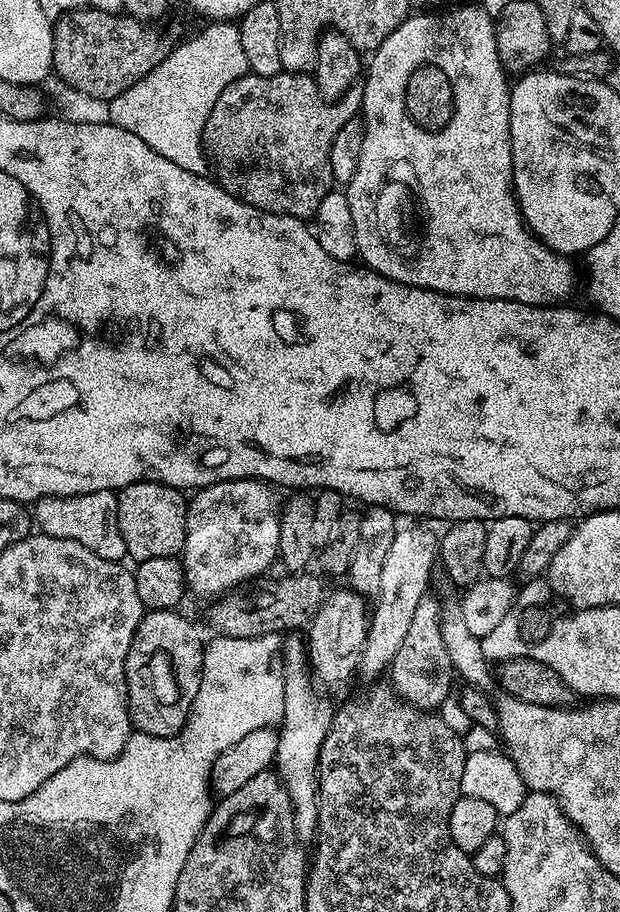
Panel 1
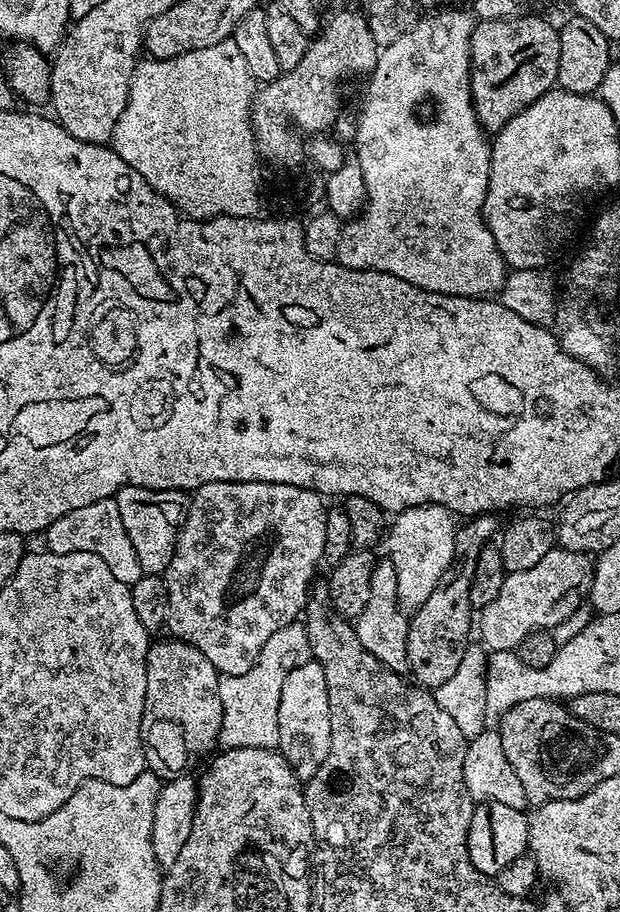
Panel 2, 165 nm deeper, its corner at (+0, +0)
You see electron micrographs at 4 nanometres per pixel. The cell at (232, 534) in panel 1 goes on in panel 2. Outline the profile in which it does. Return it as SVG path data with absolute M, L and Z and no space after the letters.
M216 480L191 493L188 514L184 518L184 524L180 527L180 533L176 539L176 549L172 555L172 561L166 573L168 586L168 622L167 627L172 628L171 635L181 640L187 640L188 644L197 648L207 660L214 665L221 676L237 676L246 674L254 667L257 658L262 654L266 642L278 630L282 630L287 624L297 623L302 613L308 606L308 592L312 589L317 579L316 567L321 567L323 561L323 546L326 544L326 522L329 509L324 506L325 497L319 492L313 492L310 488L288 490L288 508L282 514L270 514L266 520L260 520L260 524L230 524L228 510L216 508Z

